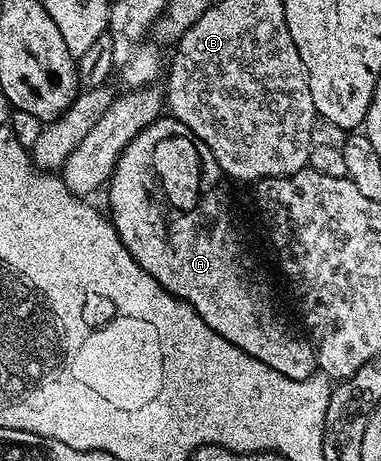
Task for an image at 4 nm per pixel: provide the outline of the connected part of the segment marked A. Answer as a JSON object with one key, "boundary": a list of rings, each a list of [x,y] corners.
{"boundary":[[[160,117],[145,128],[137,137],[127,142],[126,149],[119,154],[115,171],[106,188],[111,202],[109,218],[117,229],[125,249],[176,299],[185,300],[195,312],[225,341],[237,345],[257,361],[269,365],[277,373],[293,381],[305,381],[316,374],[315,348],[306,334],[294,331],[287,319],[275,308],[267,287],[255,279],[243,252],[243,243],[235,232],[231,211],[227,203],[219,199],[223,191],[219,186],[225,182],[223,170],[217,165],[213,153],[188,127],[177,118]]]}

